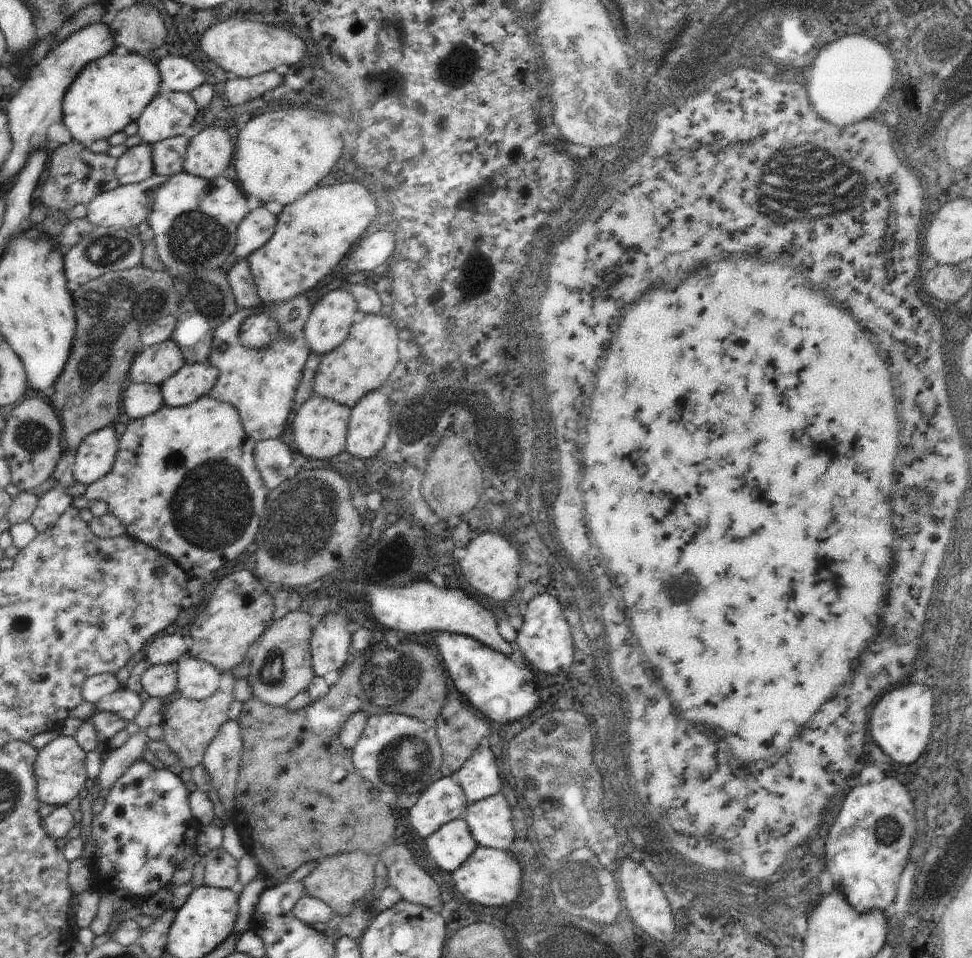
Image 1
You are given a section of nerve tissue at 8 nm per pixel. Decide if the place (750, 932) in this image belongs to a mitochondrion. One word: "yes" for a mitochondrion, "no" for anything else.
yes

